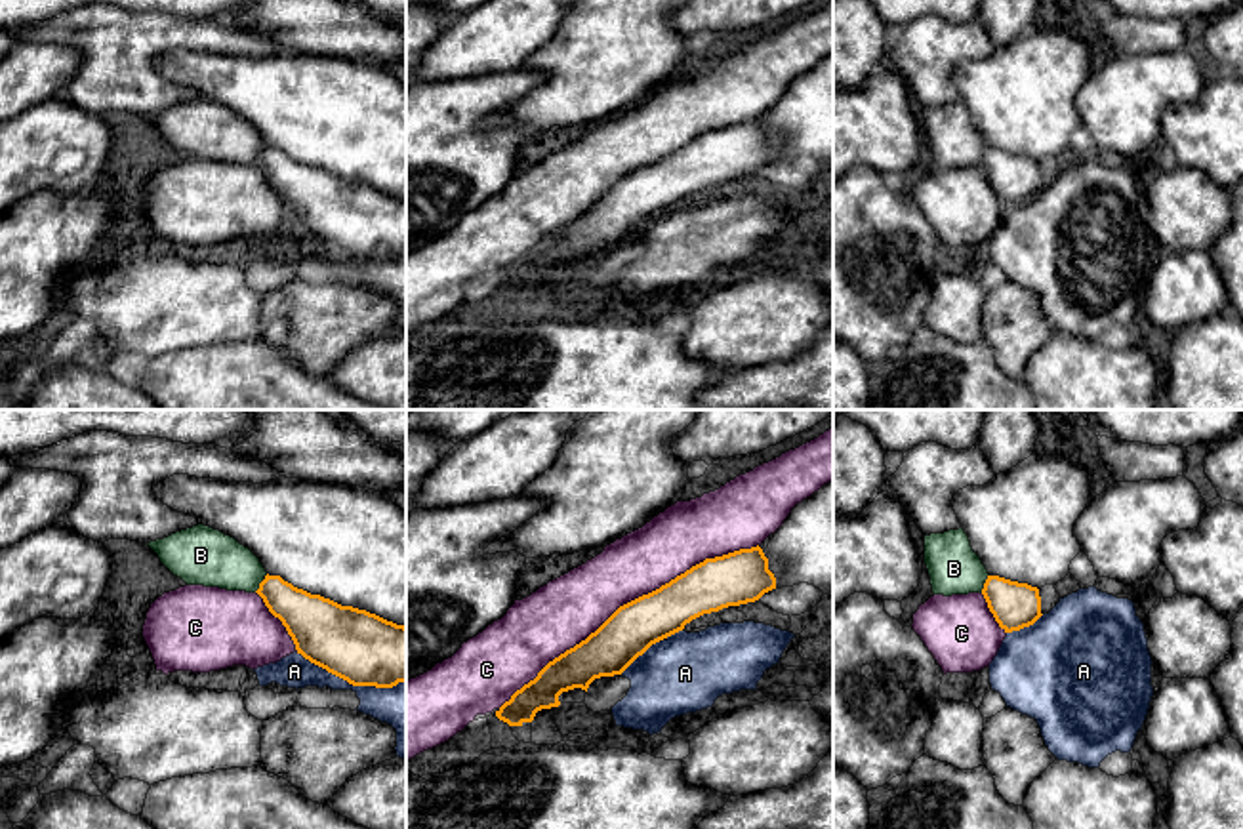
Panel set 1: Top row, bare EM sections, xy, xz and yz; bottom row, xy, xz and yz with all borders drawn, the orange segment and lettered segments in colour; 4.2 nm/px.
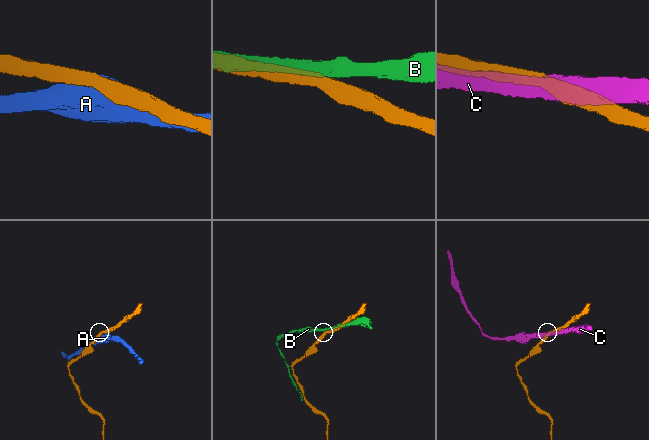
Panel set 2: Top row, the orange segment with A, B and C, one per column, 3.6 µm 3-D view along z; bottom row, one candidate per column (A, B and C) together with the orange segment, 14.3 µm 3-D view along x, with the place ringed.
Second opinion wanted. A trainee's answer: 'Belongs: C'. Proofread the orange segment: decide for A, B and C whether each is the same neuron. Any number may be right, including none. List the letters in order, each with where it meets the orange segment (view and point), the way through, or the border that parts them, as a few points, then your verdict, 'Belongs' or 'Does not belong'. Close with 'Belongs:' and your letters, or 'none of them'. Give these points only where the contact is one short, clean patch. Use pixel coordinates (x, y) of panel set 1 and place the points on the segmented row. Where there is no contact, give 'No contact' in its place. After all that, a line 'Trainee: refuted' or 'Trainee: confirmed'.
A: Touches orange at xy (351, 683). Does not belong
B: Touches orange at xy (260, 584). Does not belong
C: Touches orange at xz (628, 603). Does not belong
Belongs: none of them
Trainee: refuted

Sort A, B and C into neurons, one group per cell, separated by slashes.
A / B C

